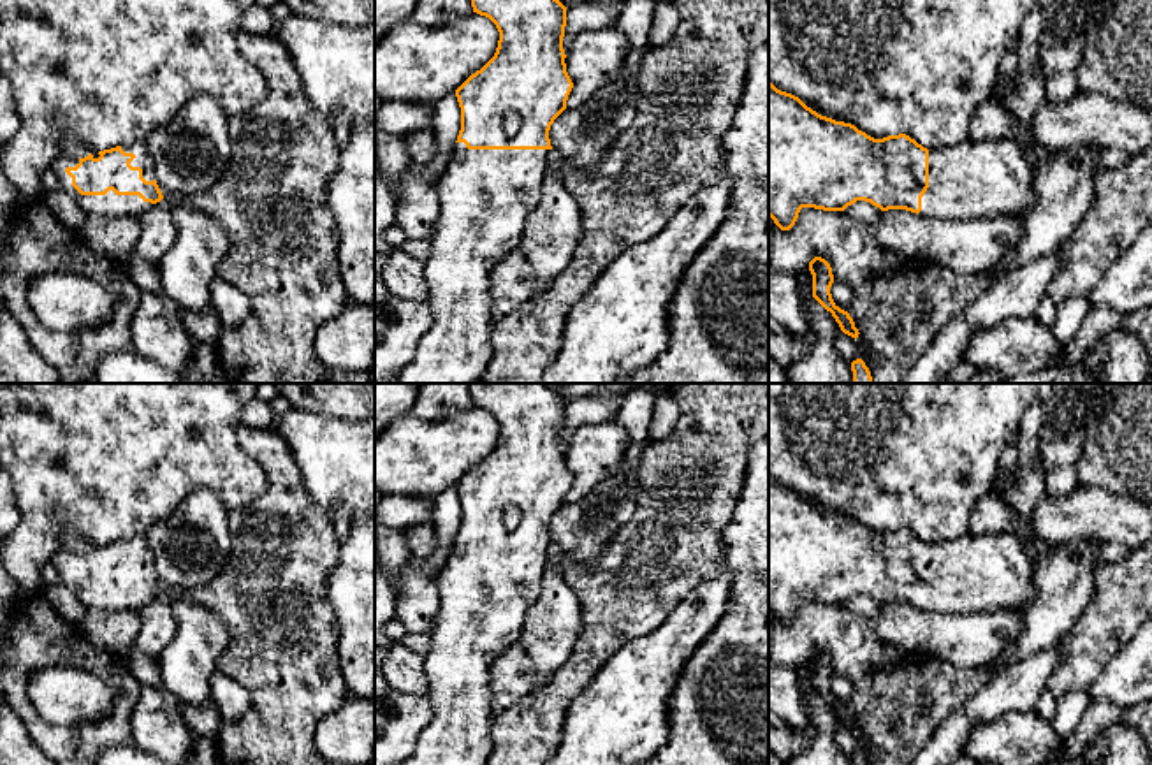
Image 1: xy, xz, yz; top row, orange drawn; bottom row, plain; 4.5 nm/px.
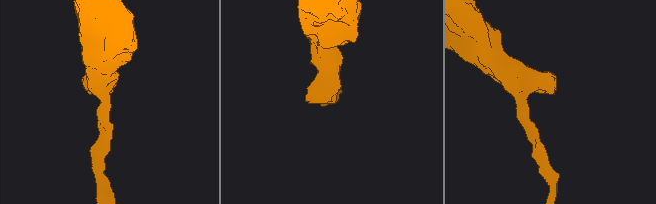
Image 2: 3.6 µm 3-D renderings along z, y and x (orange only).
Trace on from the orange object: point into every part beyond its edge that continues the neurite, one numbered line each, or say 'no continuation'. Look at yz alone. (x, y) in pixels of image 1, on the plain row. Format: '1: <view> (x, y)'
1: yz (977, 572)

